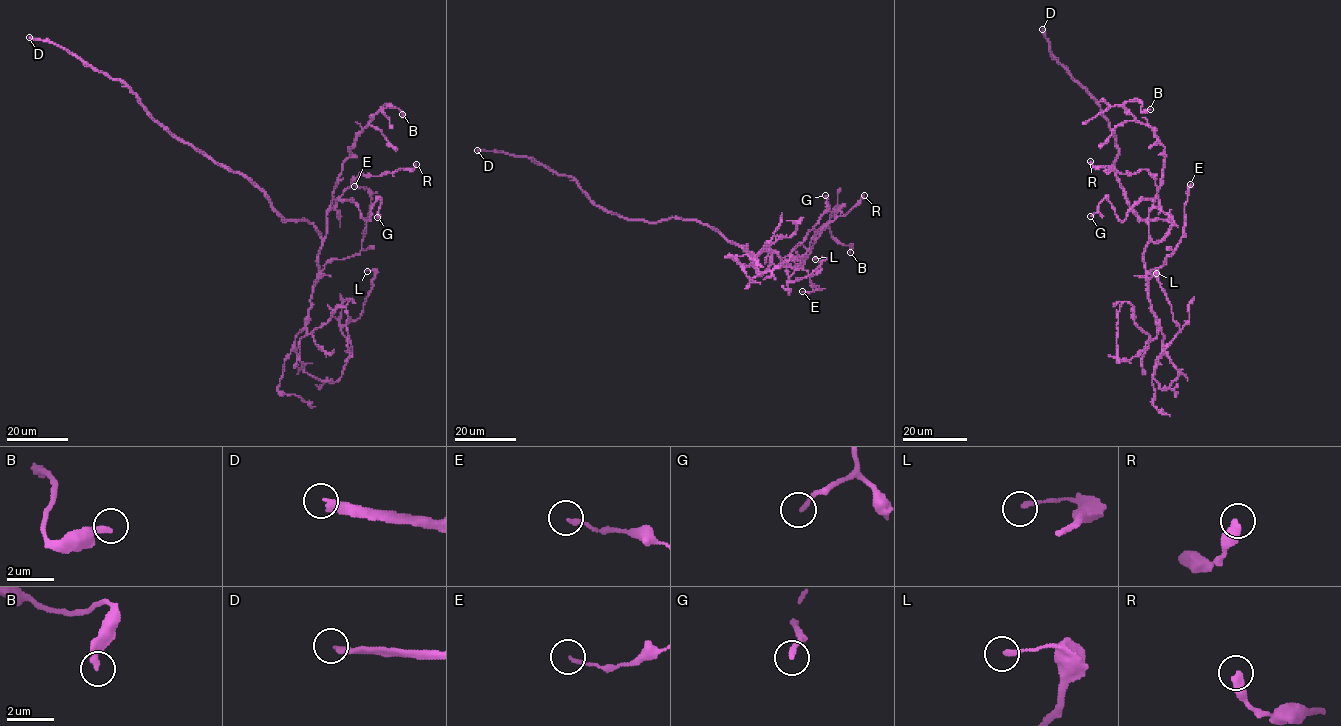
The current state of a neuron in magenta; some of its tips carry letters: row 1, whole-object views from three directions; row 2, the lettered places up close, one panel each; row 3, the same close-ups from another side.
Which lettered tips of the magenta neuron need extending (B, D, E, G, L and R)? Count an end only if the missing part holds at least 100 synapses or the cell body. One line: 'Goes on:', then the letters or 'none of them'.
Goes on: D

